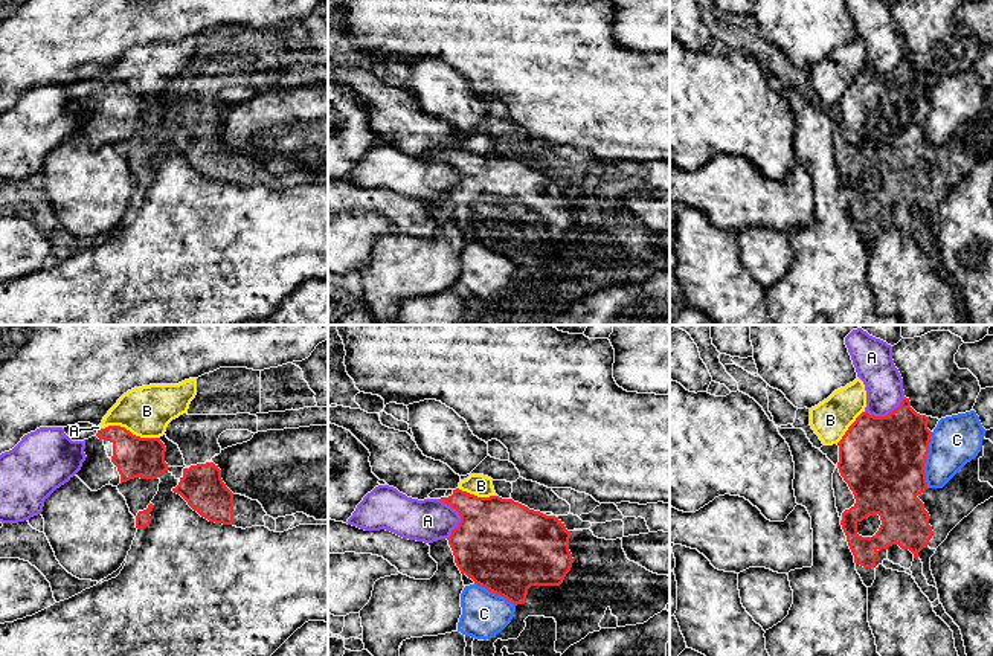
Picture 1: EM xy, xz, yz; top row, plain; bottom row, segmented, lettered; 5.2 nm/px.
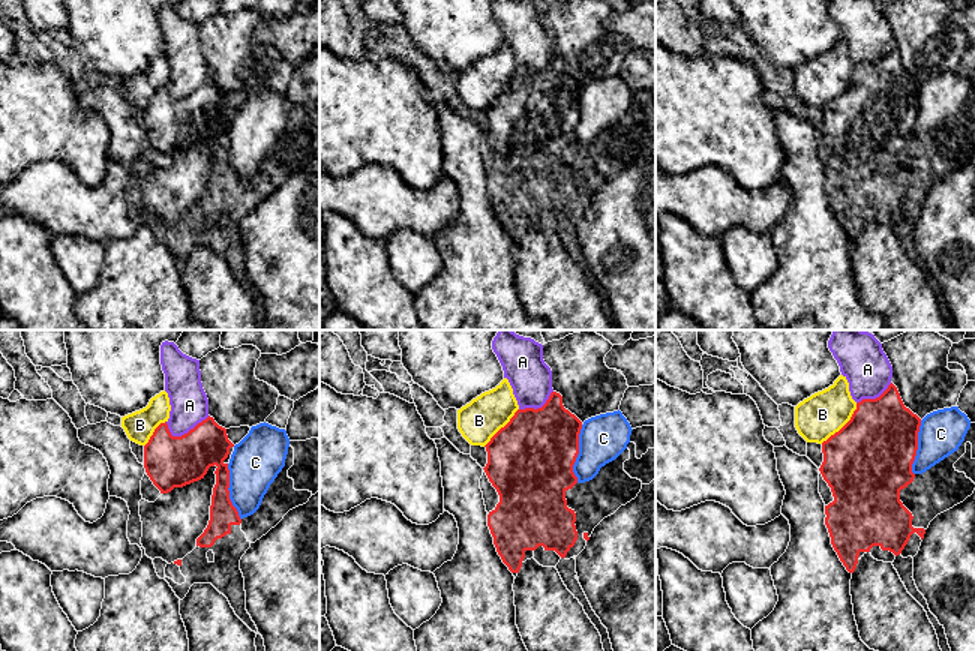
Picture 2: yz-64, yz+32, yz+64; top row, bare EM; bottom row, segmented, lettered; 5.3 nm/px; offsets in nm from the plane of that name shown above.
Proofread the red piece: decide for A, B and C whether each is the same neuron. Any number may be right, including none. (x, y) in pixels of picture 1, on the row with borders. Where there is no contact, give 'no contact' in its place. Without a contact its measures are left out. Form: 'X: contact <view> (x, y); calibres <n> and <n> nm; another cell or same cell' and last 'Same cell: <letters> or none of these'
A: contact xz (461, 517); calibres 480 and 220 nm; another cell
B: contact xy (128, 430); calibres 220 and 260 nm; another cell
C: contact yz (925, 459); calibres 440 and 260 nm; another cell
Same cell: none of these

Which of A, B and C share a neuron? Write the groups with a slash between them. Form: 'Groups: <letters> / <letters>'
Groups: A / B / C

